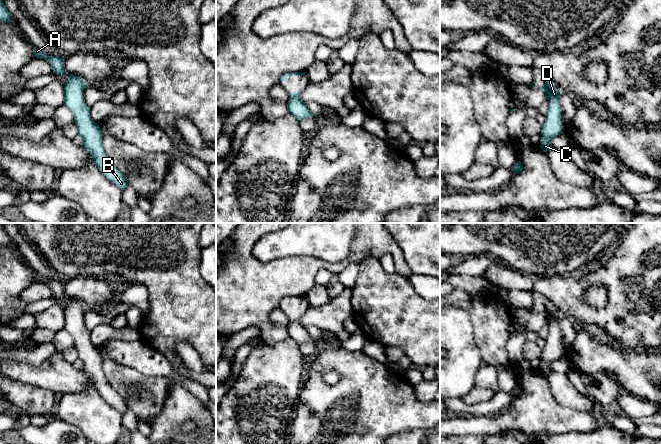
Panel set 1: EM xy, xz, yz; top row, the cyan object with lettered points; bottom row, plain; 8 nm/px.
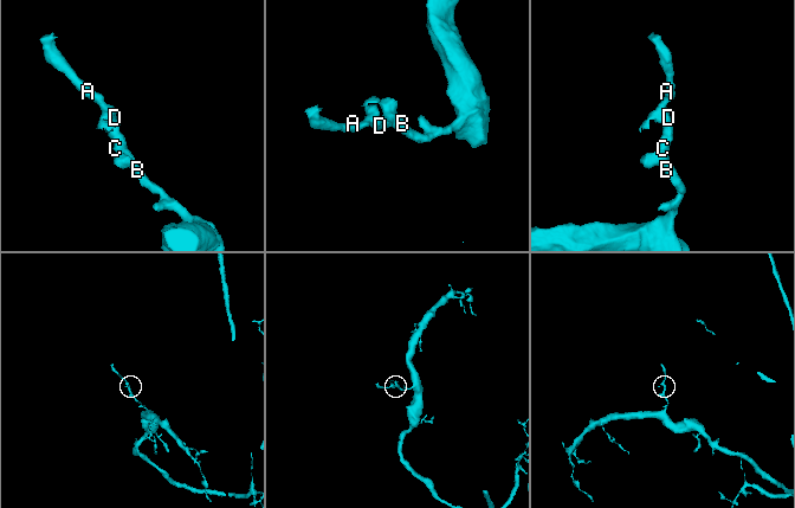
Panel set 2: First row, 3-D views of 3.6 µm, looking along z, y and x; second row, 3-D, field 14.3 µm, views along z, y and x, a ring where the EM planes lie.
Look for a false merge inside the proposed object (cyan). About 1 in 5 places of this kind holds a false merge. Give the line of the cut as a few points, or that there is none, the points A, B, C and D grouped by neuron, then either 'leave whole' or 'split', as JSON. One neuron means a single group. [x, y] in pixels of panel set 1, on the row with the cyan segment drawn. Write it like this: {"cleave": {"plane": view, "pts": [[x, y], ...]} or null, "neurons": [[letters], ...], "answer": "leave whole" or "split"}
{"cleave": null, "neurons": [["A", "B", "C", "D"]], "answer": "leave whole"}

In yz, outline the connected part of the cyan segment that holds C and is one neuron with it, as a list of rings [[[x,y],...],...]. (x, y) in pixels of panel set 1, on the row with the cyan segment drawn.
[[[549,79],[546,80],[542,88],[537,88],[545,94],[545,98],[549,100],[549,107],[545,115],[545,122],[542,125],[541,135],[542,143],[540,148],[547,152],[551,147],[551,140],[563,133],[561,127],[561,108],[559,103],[559,91],[555,87],[555,83]]]

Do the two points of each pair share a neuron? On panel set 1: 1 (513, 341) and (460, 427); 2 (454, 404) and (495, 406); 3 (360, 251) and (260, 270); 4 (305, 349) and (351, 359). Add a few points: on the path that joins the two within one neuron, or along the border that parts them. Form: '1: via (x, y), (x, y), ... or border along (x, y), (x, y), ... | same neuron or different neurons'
1: border along (509, 334), (507, 356), (518, 365) | different neurons
2: via (464, 409), (485, 409) | same neuron
3: via (335, 265), (309, 265), (302, 270), (285, 270) | same neuron
4: border along (319, 350), (313, 355) | different neurons

